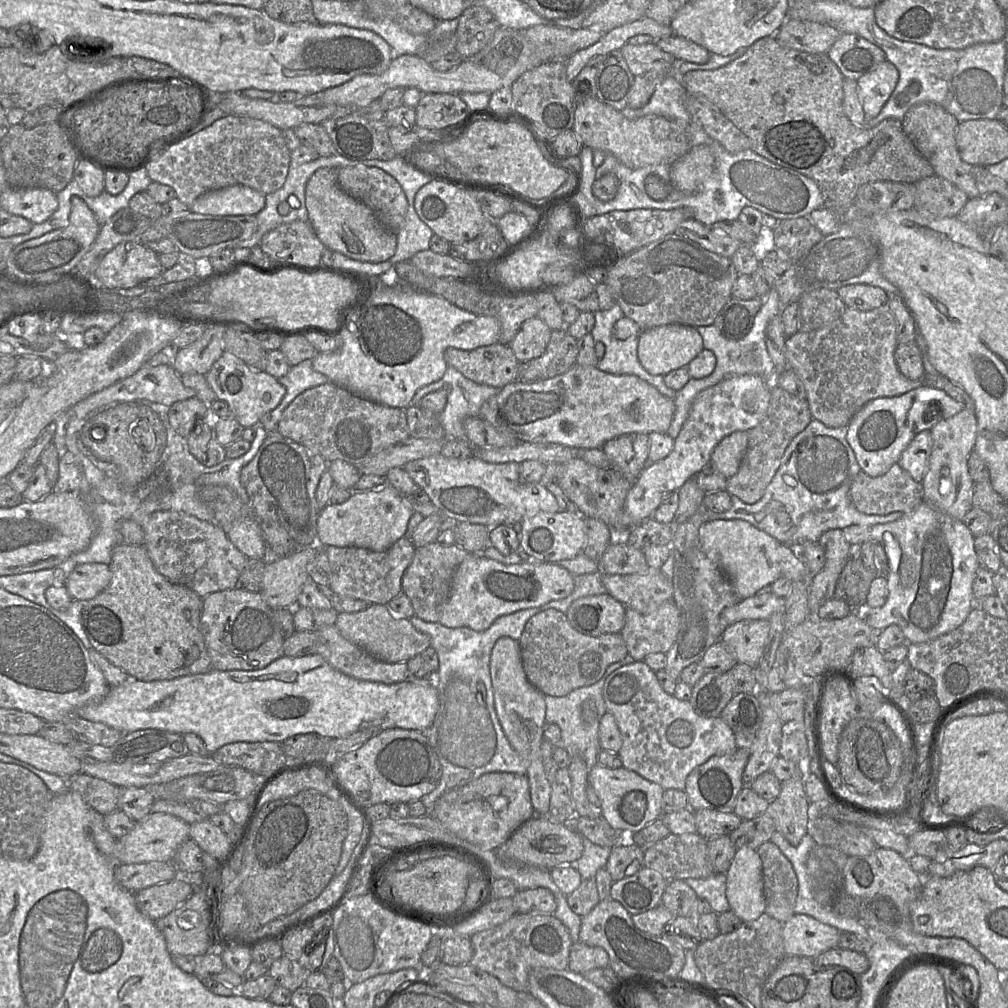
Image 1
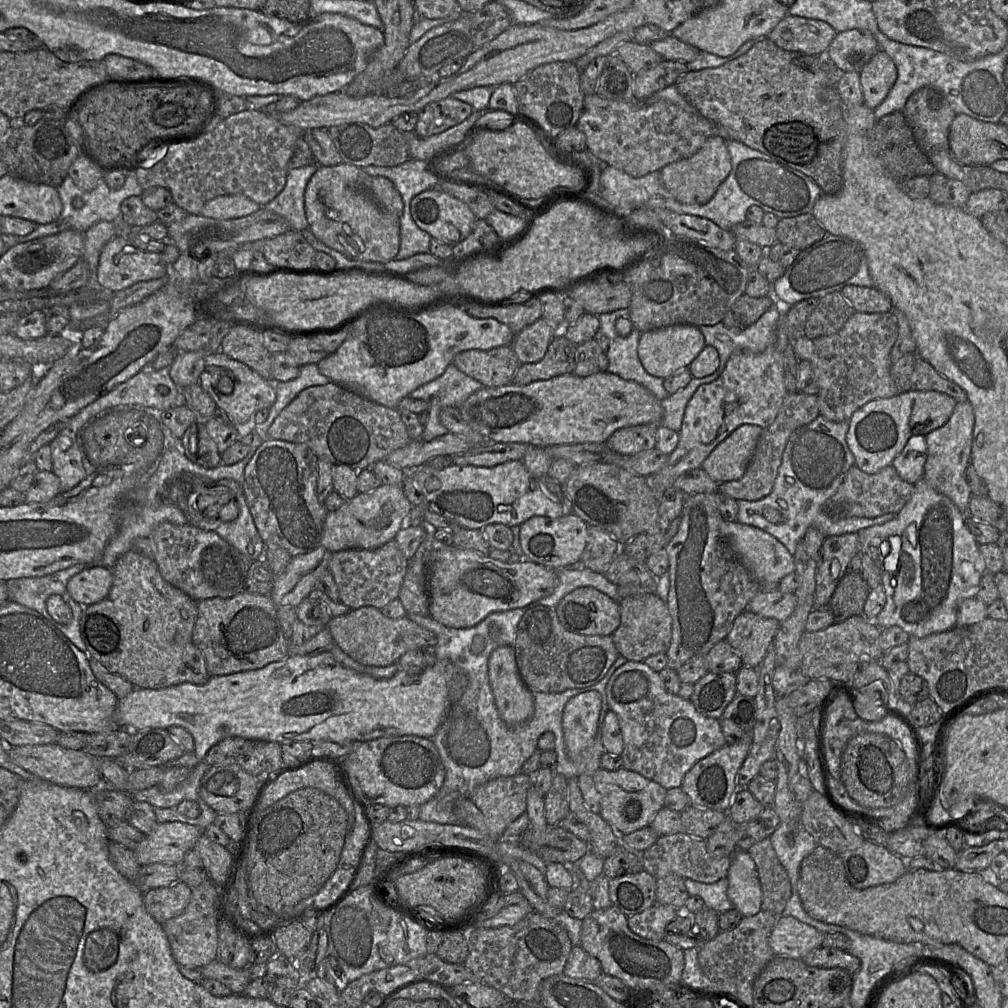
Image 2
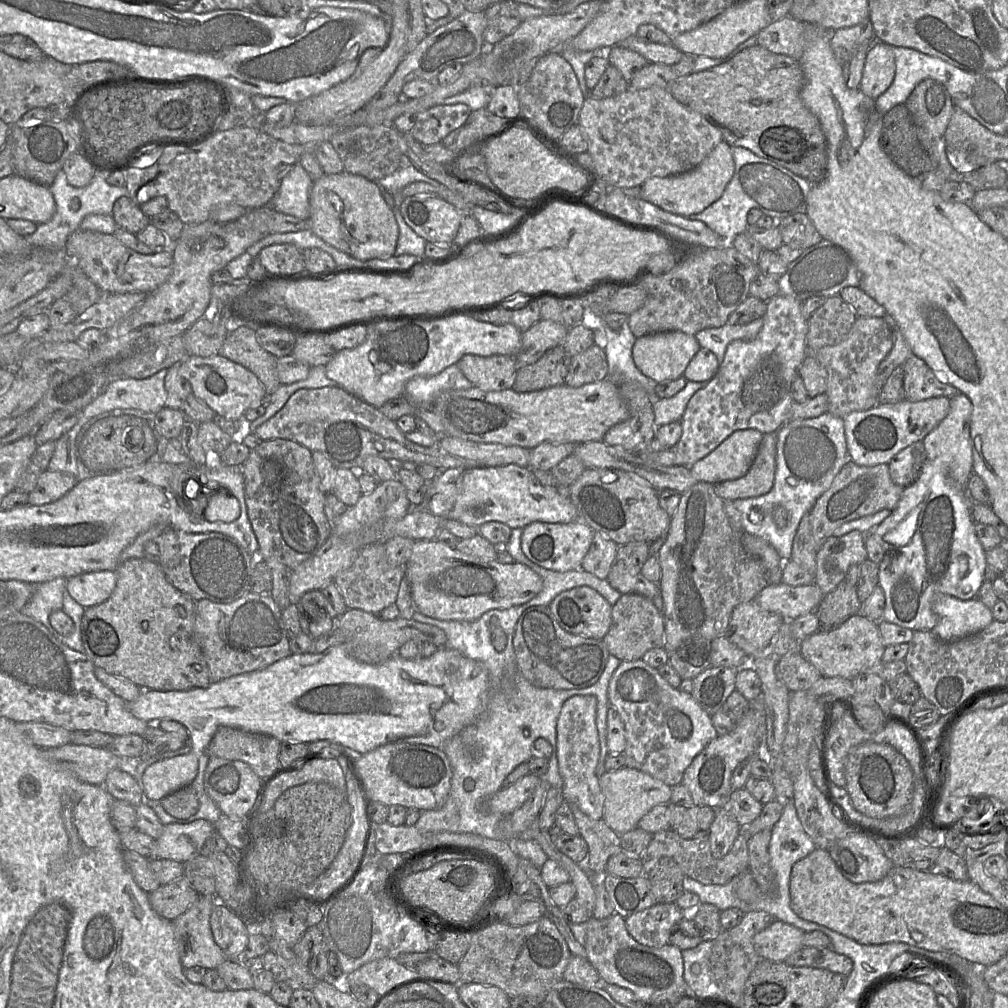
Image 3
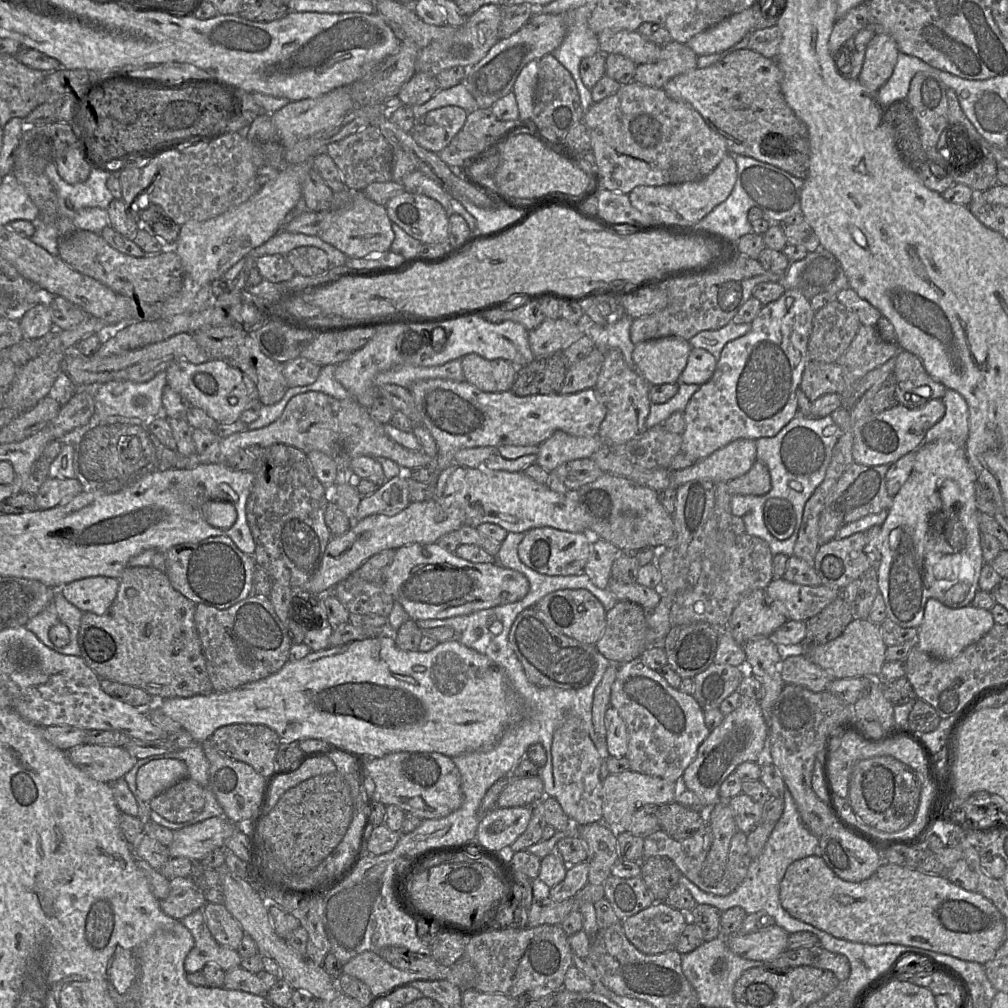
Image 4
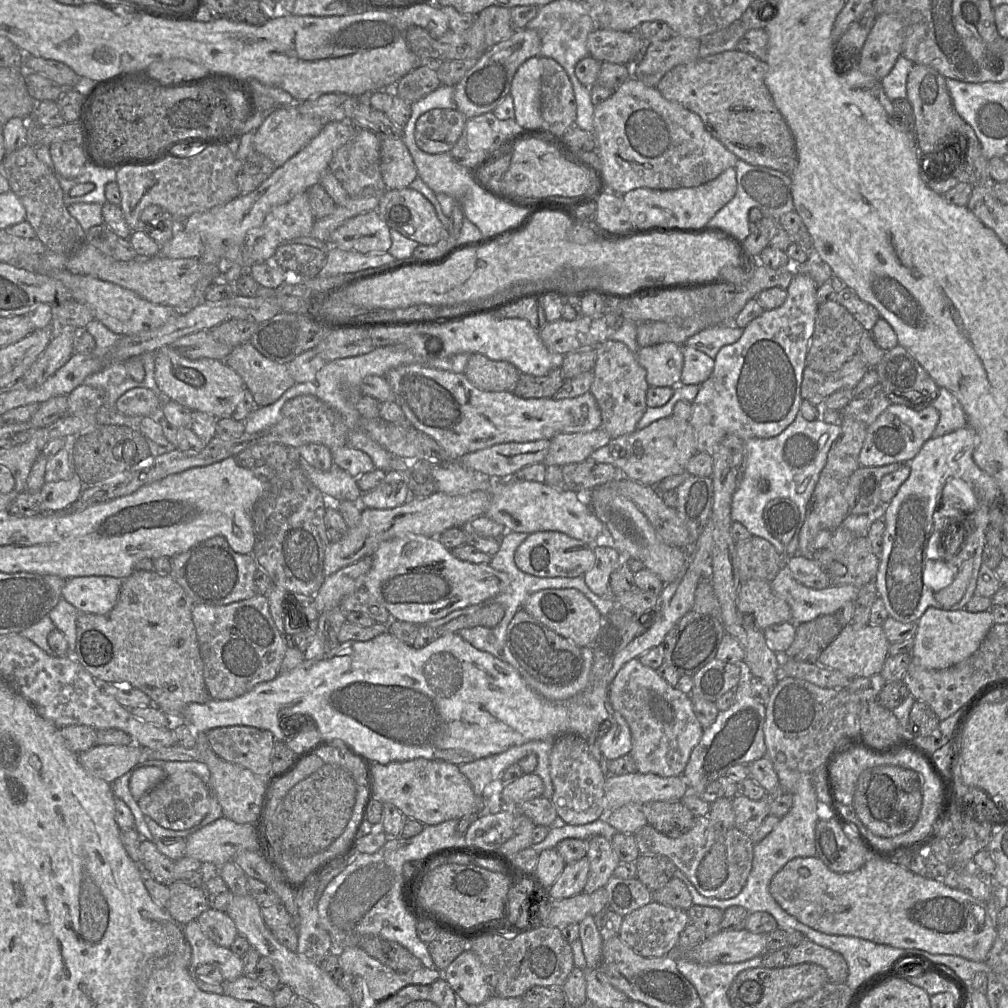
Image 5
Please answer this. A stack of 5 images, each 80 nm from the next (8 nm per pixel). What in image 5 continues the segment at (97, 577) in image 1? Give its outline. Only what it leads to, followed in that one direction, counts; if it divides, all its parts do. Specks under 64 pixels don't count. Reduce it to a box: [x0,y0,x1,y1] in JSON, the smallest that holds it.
[62,576,123,615]

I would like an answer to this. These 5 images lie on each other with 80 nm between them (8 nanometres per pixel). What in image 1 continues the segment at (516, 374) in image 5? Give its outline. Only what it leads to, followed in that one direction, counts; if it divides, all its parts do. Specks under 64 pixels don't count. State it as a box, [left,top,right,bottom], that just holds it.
[444,342,520,389]

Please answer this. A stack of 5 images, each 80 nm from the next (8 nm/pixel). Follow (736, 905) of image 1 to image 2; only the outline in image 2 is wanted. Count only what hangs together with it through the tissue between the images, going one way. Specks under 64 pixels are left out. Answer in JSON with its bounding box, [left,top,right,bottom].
[727,849,762,917]

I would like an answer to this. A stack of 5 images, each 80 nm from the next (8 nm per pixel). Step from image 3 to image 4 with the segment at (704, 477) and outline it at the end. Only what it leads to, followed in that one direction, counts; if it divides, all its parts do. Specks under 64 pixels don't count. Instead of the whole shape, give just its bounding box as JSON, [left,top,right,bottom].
[671,439,756,487]

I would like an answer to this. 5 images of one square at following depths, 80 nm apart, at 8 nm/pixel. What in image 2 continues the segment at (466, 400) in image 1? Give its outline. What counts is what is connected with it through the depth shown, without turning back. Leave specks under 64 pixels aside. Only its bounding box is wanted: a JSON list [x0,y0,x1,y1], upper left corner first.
[408,363,483,441]

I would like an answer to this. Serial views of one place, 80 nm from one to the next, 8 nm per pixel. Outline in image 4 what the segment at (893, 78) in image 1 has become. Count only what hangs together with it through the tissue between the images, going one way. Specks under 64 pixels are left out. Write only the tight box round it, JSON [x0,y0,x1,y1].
[859,33,899,92]

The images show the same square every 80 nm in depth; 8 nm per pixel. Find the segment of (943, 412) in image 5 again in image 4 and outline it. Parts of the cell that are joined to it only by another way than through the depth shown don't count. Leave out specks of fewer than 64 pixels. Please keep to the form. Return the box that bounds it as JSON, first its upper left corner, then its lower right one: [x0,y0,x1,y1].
[924,389,969,446]

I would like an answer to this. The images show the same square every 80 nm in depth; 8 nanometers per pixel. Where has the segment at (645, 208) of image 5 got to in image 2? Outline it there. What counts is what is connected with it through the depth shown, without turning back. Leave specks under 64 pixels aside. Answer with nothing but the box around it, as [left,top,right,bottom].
[660,135,732,204]

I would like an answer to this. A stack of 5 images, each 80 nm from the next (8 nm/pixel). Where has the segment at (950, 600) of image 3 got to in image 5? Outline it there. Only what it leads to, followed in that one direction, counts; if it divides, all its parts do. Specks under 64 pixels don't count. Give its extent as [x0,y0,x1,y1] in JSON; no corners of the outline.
[912,607,994,670]

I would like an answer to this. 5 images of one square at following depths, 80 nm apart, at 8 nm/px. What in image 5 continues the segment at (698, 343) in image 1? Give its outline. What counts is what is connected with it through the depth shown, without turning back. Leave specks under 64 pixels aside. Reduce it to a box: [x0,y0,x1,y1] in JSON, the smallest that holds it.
[636,342,684,387]

